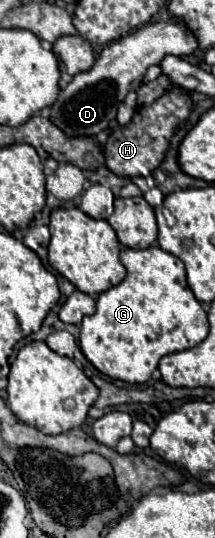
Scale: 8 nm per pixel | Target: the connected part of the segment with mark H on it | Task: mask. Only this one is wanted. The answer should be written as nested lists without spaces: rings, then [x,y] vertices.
[[[169,89],[153,105],[139,107],[127,125],[117,127],[109,135],[105,145],[105,165],[119,177],[137,177],[137,175],[147,177],[163,161],[173,131],[185,123],[189,111],[191,111],[189,93],[179,89]]]

